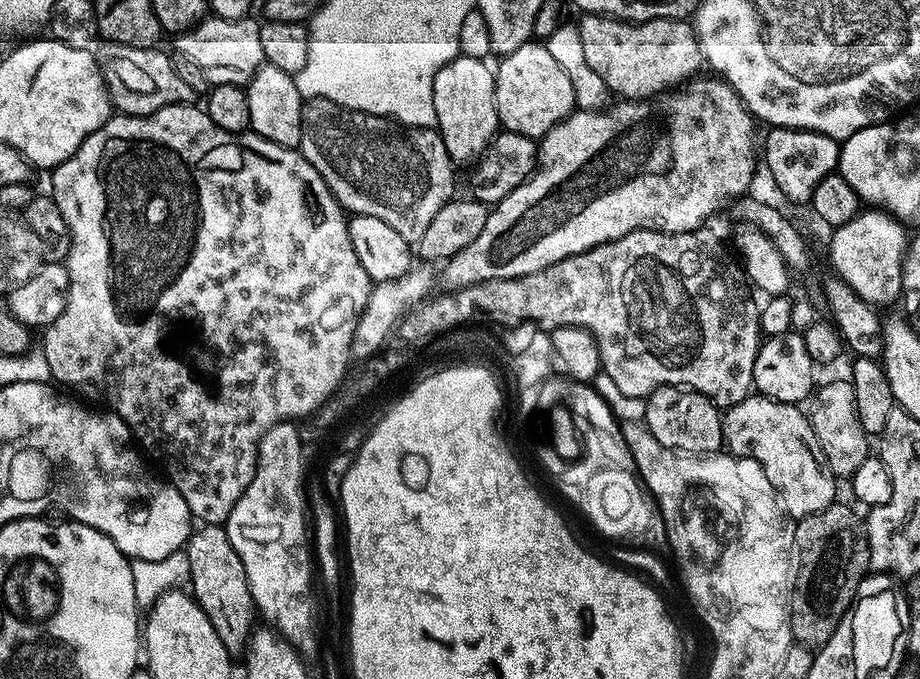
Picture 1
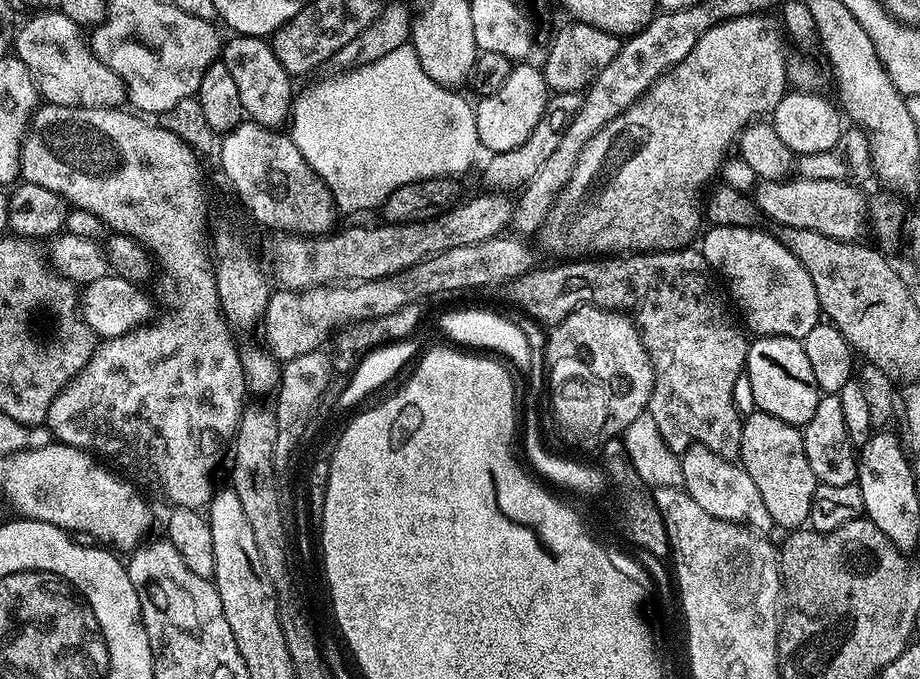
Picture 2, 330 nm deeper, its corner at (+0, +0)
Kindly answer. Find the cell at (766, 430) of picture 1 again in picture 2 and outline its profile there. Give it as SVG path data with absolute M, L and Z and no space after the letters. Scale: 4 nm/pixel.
M759 410L743 417L742 423L739 463L746 474L750 474L754 486L758 486L758 494L762 494L766 510L770 510L773 525L783 530L803 529L808 524L818 483L814 470L810 470L810 462L806 462L803 431L797 425L787 424L782 418L774 418Z

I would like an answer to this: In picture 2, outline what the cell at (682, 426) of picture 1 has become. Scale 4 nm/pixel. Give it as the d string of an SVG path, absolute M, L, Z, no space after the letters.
M698 443L682 452L680 465L684 482L682 488L687 492L706 514L719 520L728 520L731 524L739 524L756 534L768 534L774 525L770 518L770 510L766 510L766 502L762 502L762 494L758 494L758 486L746 474L746 470L739 463L724 460L710 449Z

